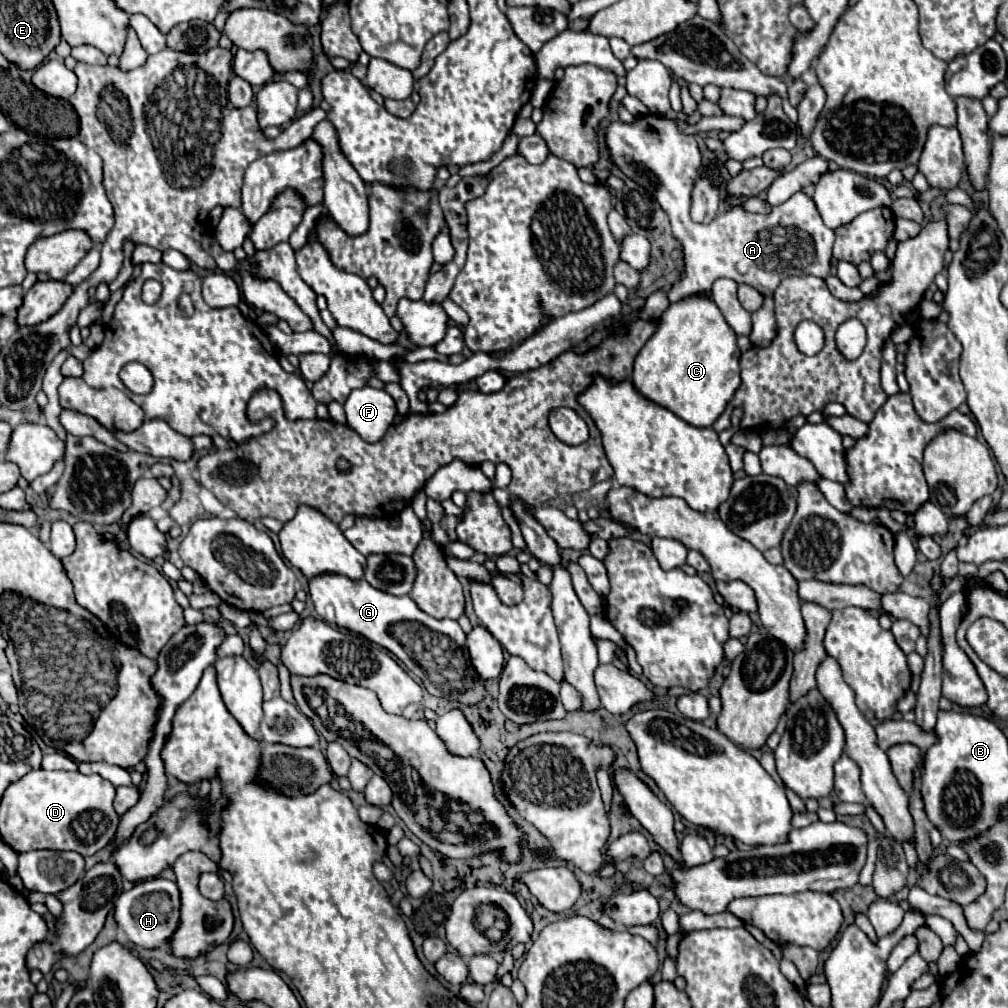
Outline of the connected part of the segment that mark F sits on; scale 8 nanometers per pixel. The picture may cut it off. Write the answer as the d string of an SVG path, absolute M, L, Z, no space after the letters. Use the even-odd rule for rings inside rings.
M361 387L353 389L353 393L347 397L345 413L347 425L355 429L365 441L375 443L393 423L397 407L391 395L387 395L383 389Z

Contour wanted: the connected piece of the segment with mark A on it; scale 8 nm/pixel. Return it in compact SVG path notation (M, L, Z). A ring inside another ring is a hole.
M637 117L633 125L625 125L623 121L613 121L607 129L607 145L611 151L613 163L633 181L637 181L641 187L647 187L647 191L657 199L657 203L663 207L663 211L669 215L673 235L681 241L683 253L685 253L685 273L681 279L669 289L669 301L675 303L683 297L695 295L695 293L711 293L711 285L719 277L729 277L737 283L747 283L755 287L765 297L771 297L773 291L779 287L779 283L793 275L815 275L825 279L829 275L829 257L831 247L835 241L835 233L823 223L821 215L817 213L811 197L805 193L795 193L785 203L771 209L769 215L755 215L745 211L743 207L733 207L731 211L717 215L715 221L701 225L695 223L689 215L691 209L691 192L694 182L701 169L701 155L699 147L693 135L683 135L677 125L667 117Z

